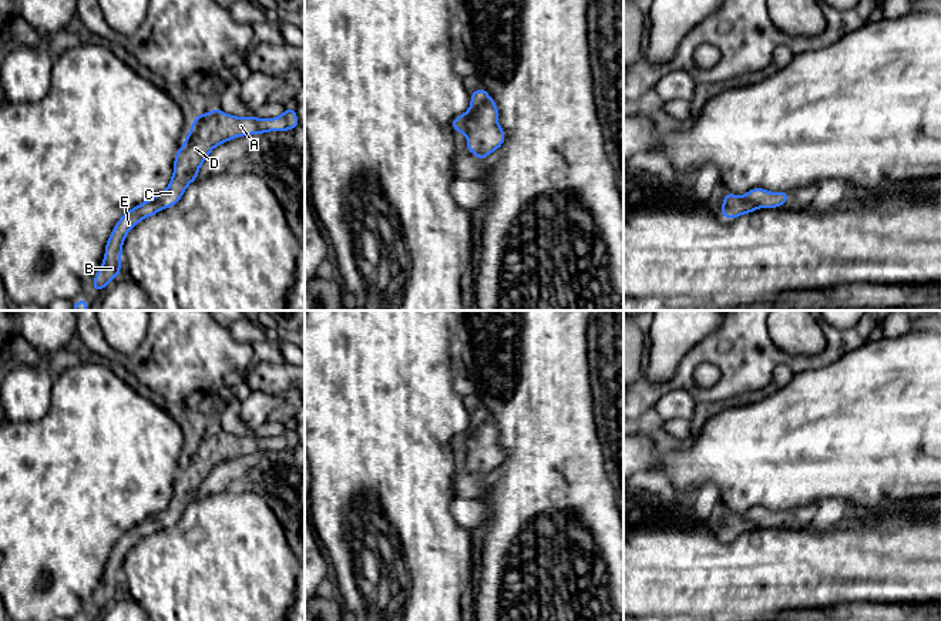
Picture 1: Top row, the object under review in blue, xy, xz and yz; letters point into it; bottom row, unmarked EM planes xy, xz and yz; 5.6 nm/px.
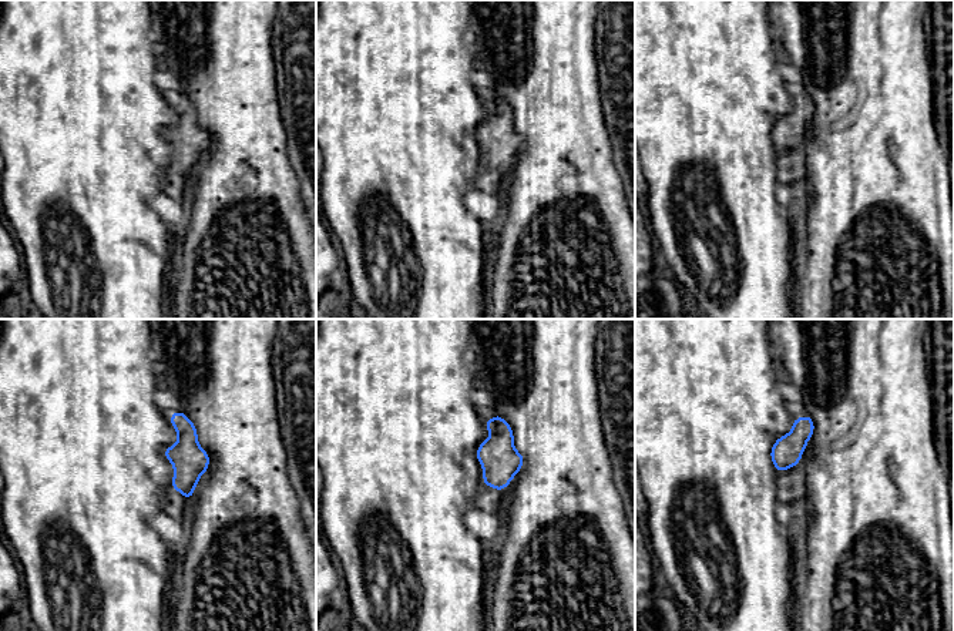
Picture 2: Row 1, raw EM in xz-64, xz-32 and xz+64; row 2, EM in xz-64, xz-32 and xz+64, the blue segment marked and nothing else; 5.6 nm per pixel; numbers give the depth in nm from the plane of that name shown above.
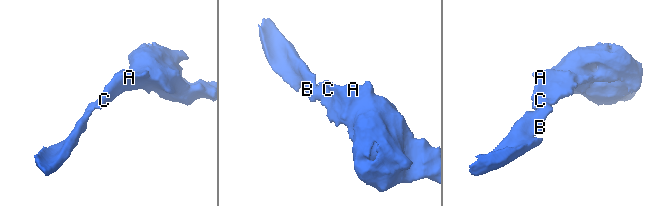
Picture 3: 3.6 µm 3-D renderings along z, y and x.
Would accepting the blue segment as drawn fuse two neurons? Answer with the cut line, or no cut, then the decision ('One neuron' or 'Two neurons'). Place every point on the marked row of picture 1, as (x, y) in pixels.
No split. One neuron

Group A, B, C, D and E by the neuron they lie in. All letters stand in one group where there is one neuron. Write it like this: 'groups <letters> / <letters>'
groups A B C D E

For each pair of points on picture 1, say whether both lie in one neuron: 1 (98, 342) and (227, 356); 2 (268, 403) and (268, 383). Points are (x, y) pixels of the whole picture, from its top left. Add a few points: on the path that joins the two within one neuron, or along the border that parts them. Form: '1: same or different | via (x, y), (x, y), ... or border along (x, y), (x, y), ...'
1: same | via (130, 358), (195, 356)
2: different | border along (252, 389), (281, 395)

